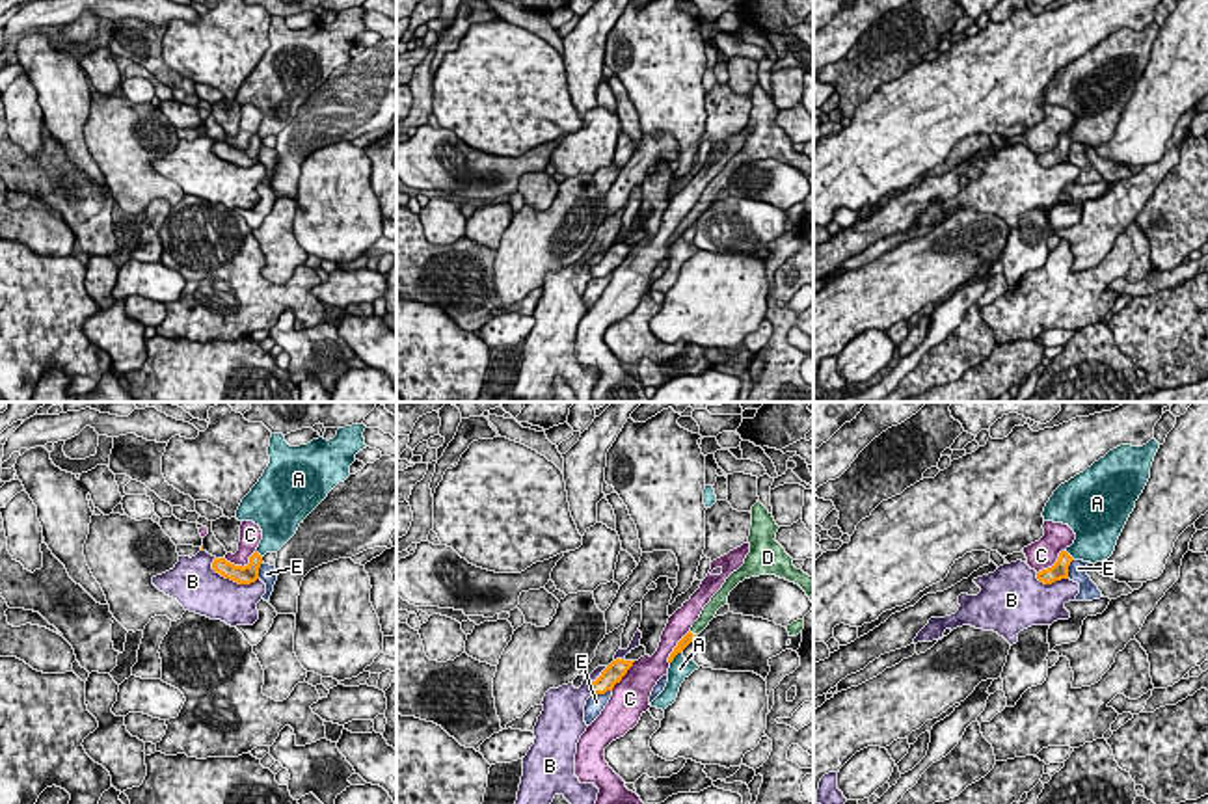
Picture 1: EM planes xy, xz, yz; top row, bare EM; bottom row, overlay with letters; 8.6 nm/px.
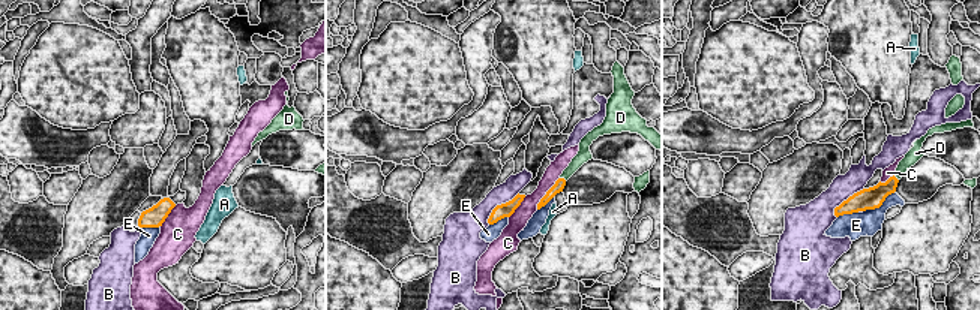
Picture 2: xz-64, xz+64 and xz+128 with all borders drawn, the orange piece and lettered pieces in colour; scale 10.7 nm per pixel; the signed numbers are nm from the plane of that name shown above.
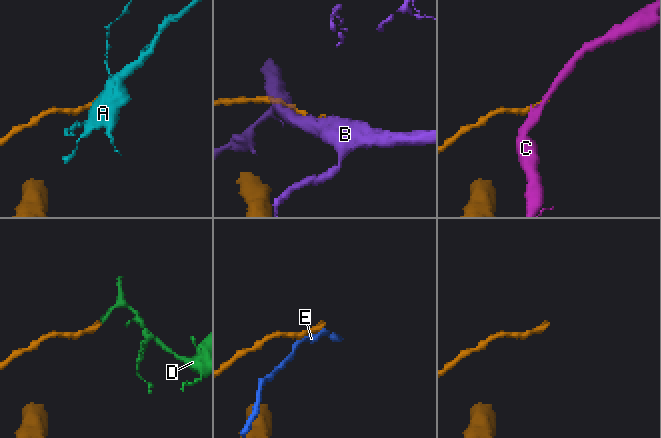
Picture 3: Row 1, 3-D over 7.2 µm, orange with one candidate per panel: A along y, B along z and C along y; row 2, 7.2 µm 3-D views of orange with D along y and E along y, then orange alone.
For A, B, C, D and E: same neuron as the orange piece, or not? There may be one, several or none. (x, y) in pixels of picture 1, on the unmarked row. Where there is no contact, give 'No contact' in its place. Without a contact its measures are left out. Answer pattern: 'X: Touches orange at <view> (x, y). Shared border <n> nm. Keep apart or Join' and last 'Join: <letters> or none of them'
A: Touches orange at xz (674, 239). Shared border 160 nm. Keep apart
B: Touches orange at xy (233, 162). Shared border 440 nm. Keep apart
C: Touches orange at xy (241, 149). Shared border 300 nm. Keep apart
D: Touches orange at xz (691, 216). Shared border 70 nm. Join
E: Touches orange at xz (602, 276). Shared border 180 nm. Keep apart
Join: D

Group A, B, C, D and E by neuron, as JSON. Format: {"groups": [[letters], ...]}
{"groups": [["A"], ["B"], ["C"], ["D"], ["E"]]}

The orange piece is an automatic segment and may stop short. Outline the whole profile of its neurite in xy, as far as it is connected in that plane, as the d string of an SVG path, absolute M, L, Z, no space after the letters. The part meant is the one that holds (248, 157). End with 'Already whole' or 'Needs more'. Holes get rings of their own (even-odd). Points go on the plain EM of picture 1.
M255 134L249 140L249 147L248 149L235 149L231 145L227 145L225 141L214 141L212 145L212 153L216 156L220 156L225 162L231 162L238 168L251 168L259 162L259 151L262 147L262 140Z. Already whole

